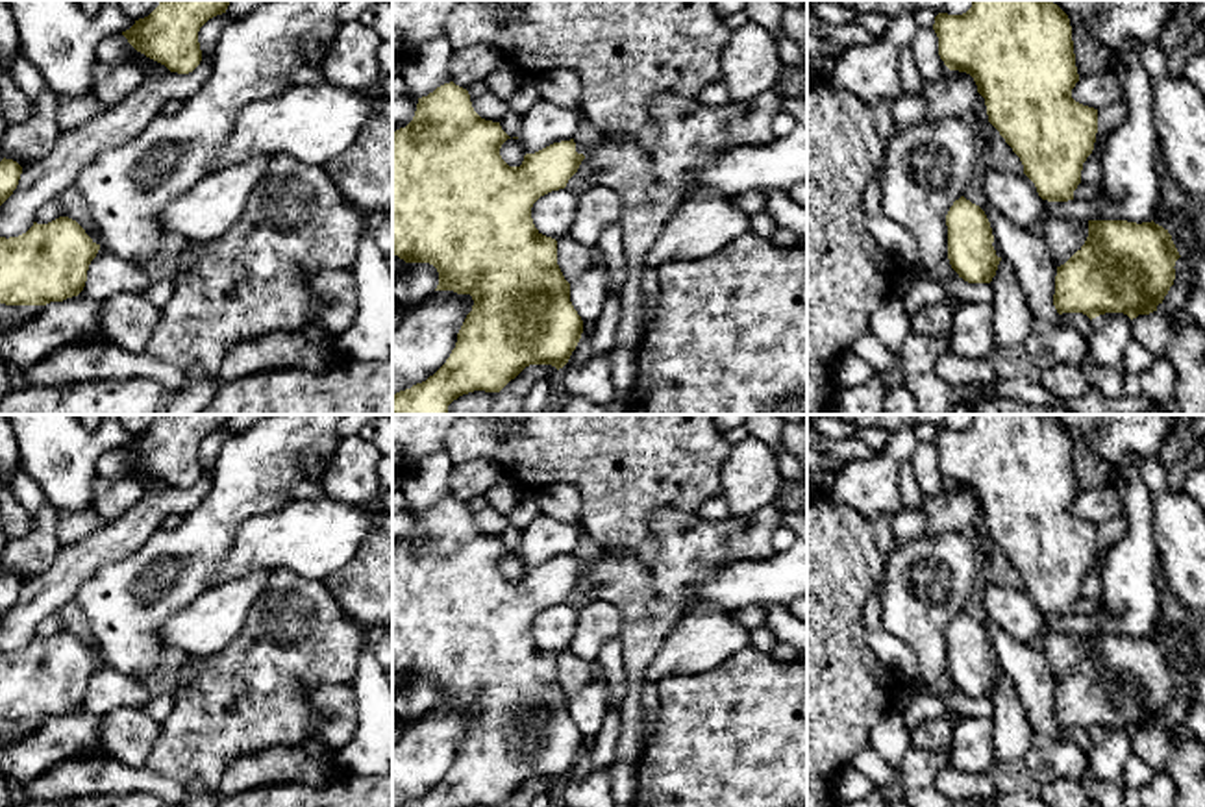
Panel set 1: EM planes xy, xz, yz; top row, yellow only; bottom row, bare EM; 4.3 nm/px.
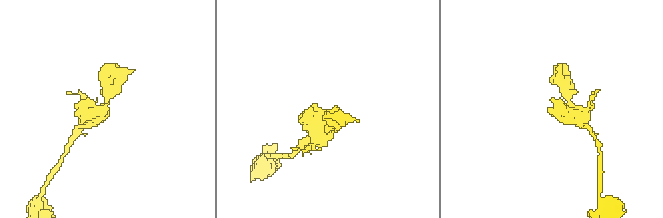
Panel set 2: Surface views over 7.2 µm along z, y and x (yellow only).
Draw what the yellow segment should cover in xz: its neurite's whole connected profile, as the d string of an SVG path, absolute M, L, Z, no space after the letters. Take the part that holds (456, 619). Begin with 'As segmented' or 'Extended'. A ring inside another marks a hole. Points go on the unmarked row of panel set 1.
Extended. M453 496L418 513L413 535L392 546L392 668L405 677L433 679L439 687L435 705L470 709L474 714L446 777L426 796L400 807L500 807L529 779L563 783L581 753L583 735L557 679L557 655L535 642L531 622L540 611L565 603L592 561L561 555L526 568L520 581L509 581L500 570L507 553L500 537L481 533L468 505Z

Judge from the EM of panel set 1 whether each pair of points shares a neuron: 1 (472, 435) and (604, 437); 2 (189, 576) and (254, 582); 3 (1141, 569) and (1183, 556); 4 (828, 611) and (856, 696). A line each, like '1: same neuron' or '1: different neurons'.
1: same neuron
2: different neurons
3: different neurons
4: same neuron

